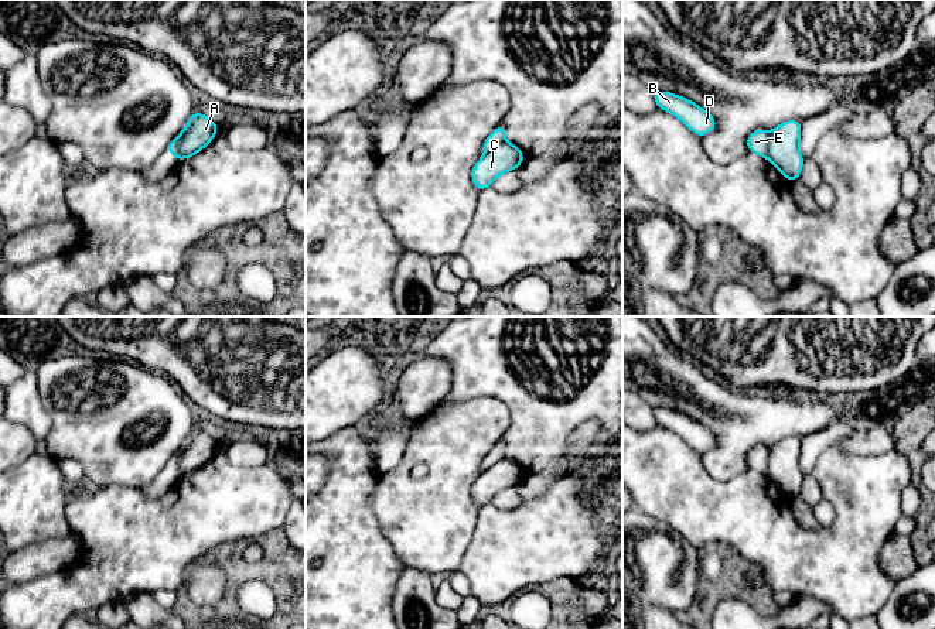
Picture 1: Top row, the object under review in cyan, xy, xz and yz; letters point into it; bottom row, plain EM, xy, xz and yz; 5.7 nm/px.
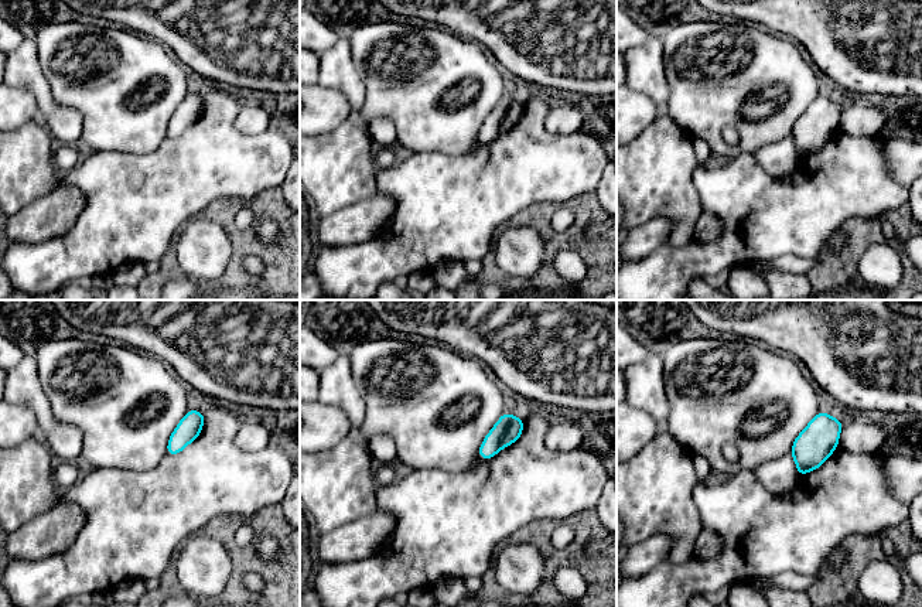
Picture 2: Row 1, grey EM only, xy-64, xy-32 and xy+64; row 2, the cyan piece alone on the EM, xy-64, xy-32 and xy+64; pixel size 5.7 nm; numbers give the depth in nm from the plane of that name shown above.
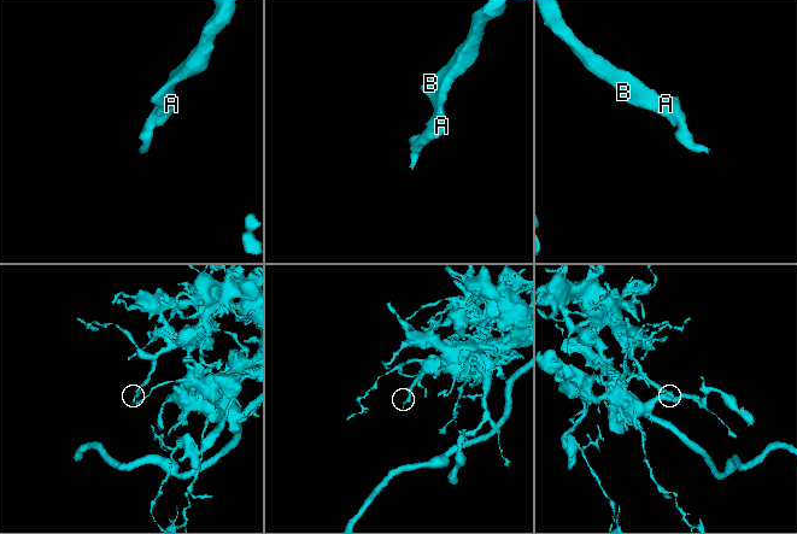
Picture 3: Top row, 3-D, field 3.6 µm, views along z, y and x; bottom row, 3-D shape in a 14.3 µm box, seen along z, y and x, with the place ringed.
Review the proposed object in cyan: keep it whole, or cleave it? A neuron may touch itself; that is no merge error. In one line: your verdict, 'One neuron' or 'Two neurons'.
Two neurons

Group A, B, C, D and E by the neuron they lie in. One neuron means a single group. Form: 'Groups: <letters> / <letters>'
Groups: A C / B D E

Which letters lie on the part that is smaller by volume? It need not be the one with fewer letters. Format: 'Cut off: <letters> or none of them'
Cut off: A, C

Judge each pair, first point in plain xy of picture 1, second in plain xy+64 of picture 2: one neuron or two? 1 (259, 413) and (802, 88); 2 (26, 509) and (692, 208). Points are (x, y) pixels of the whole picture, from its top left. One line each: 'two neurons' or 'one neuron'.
1: two neurons
2: one neuron

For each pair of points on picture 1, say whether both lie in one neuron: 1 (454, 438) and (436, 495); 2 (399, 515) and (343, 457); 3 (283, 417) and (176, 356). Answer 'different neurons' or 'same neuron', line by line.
1: same neuron
2: different neurons
3: same neuron

